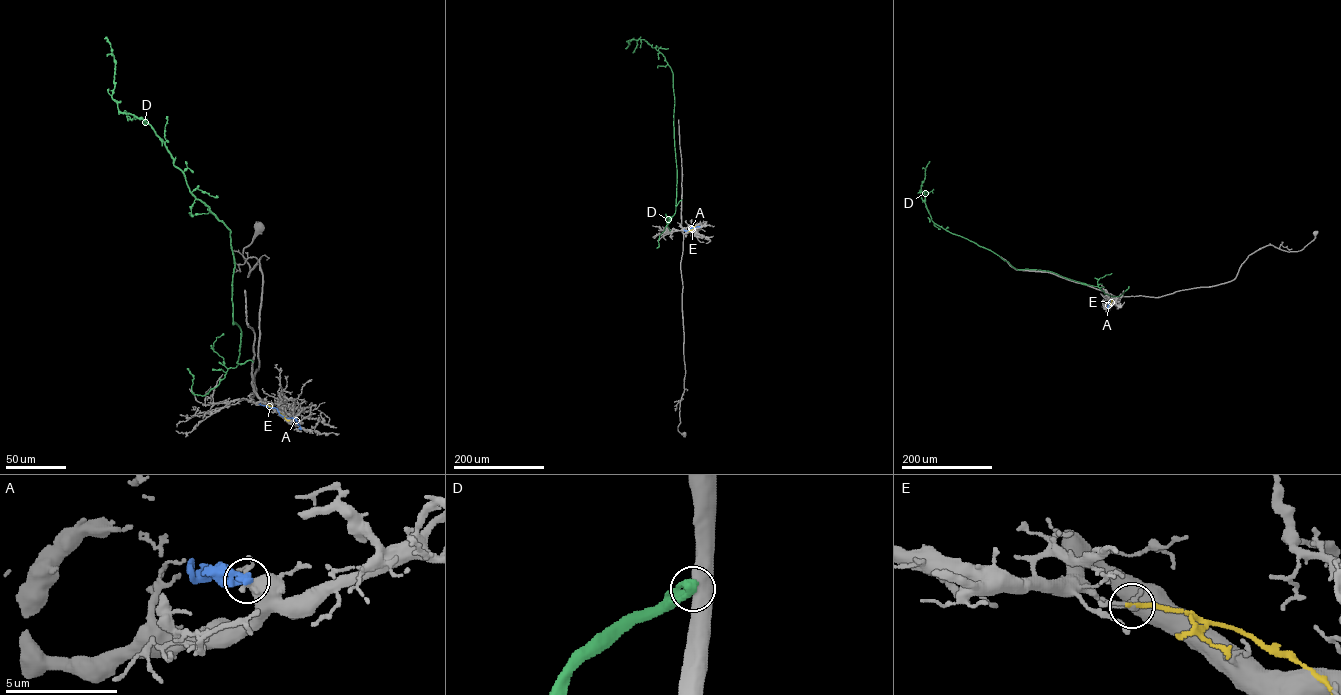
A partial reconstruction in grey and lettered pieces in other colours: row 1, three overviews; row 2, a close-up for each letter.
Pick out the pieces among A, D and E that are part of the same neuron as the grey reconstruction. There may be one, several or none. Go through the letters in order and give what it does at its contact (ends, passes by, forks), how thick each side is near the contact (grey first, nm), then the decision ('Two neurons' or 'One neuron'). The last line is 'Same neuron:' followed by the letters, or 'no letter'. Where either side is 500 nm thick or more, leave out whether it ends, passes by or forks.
A: Thickness 340 nm (grey) against 550 nm. Two neurons
D: Thickness 550 nm (grey) against 500 nm. Two neurons
E: It ends there. Thickness 170 nm (grey) against 200 nm. Two neurons
Same neuron: no letter

